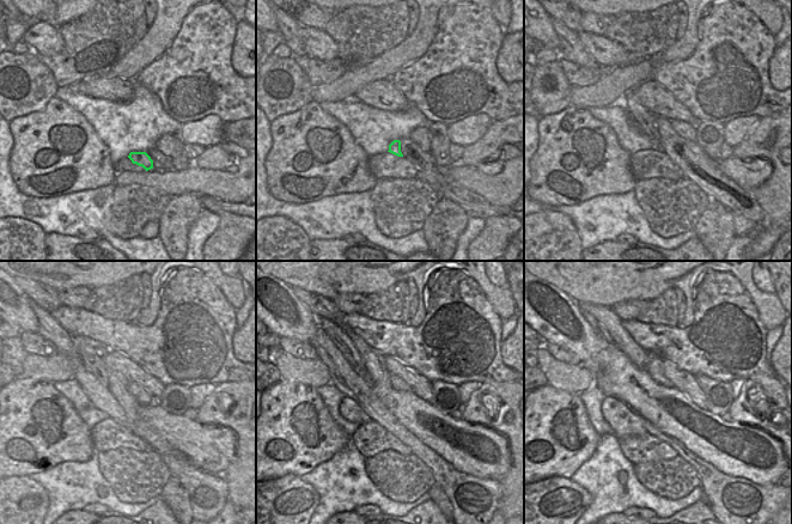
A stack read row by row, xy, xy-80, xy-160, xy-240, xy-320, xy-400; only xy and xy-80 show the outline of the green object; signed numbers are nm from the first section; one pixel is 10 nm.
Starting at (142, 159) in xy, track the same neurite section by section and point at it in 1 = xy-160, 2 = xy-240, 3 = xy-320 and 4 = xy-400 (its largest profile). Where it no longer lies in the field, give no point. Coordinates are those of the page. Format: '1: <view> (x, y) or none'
1: xy-160 (643, 117)
2: xy-240 (90, 352)
3: xy-320 (337, 335)
4: xy-400 (596, 326)

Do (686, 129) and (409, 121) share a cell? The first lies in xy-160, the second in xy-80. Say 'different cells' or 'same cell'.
different cells

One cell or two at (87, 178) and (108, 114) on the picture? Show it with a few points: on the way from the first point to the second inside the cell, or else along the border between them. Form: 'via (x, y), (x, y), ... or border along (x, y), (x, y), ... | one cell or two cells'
border along (84, 116), (107, 146), (109, 158), (114, 164) | two cells

